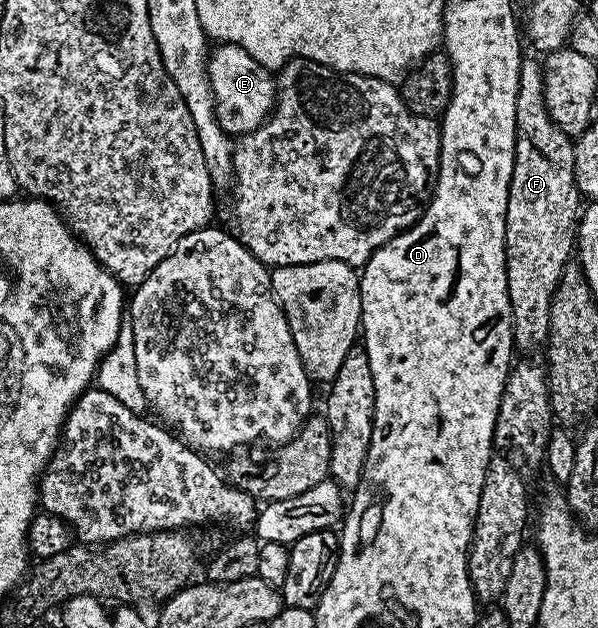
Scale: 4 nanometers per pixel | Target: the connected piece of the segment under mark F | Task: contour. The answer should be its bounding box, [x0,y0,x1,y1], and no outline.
[506,59,580,353]

